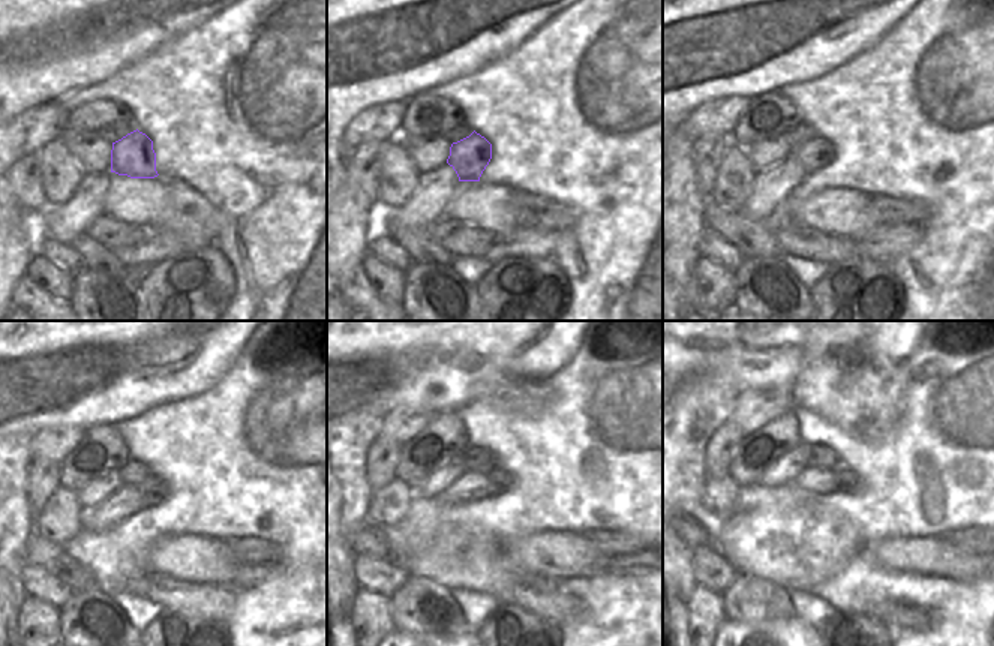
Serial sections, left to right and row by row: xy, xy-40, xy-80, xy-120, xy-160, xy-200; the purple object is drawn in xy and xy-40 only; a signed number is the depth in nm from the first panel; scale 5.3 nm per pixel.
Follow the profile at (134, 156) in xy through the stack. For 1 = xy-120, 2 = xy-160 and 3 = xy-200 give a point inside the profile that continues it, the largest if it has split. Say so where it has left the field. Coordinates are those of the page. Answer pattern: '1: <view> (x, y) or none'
1: xy-120 (153, 490)
2: xy-160 (499, 477)
3: xy-200 (850, 481)

